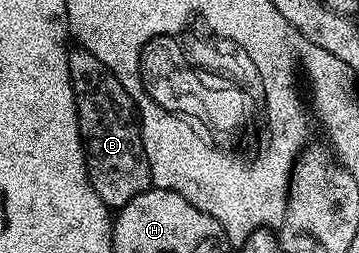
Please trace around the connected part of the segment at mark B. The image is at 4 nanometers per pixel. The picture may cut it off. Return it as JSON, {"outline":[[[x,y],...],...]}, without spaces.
{"outline":[[[70,48],[69,74],[89,181],[109,210],[119,210],[151,185],[137,110],[123,83],[91,51]]]}

